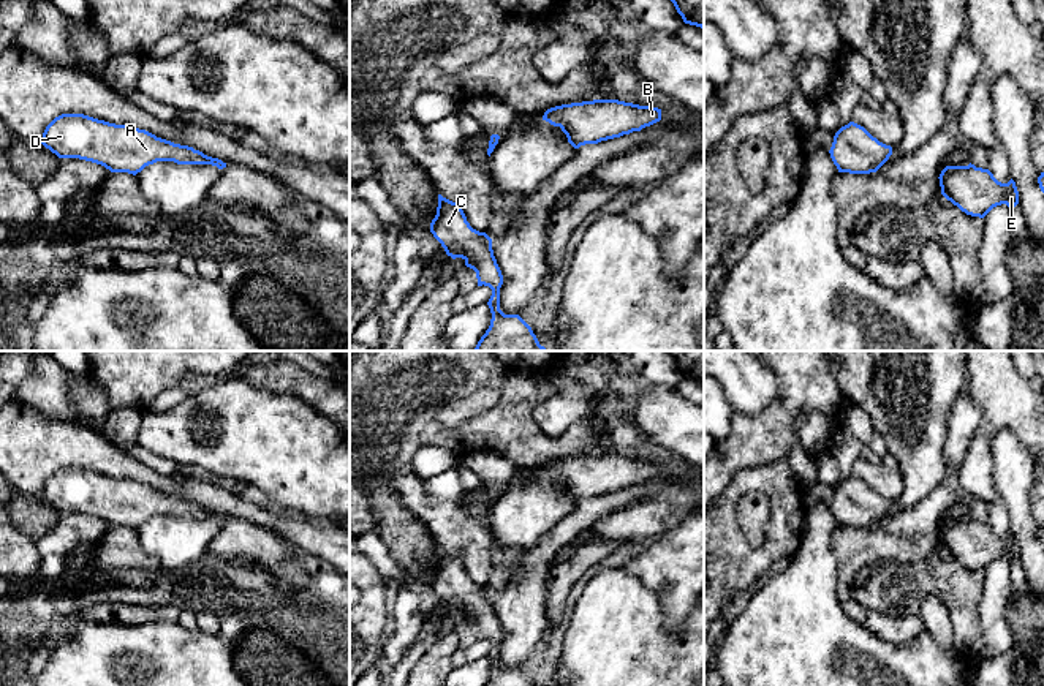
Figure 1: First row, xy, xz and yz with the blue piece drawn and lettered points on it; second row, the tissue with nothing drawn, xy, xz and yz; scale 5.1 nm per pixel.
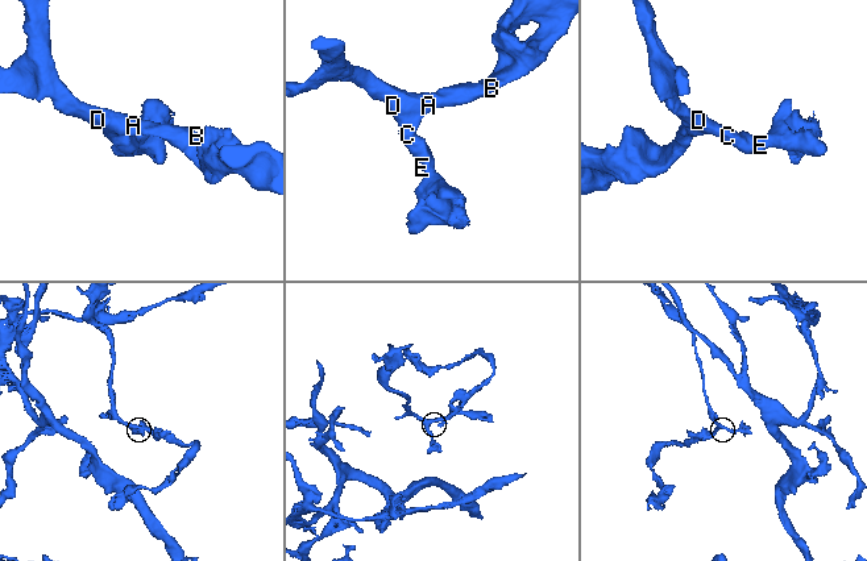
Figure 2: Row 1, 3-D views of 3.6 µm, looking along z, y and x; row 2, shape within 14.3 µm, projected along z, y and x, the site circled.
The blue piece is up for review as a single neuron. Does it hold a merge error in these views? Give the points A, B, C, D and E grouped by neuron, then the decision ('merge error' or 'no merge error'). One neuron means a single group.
A B C D E; no merge error

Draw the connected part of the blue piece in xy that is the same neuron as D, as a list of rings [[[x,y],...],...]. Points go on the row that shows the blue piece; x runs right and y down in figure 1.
[[[84,114],[55,117],[46,126],[41,144],[59,158],[79,158],[101,164],[111,172],[133,175],[157,161],[226,168],[221,160],[193,147],[174,144],[136,126],[115,125]]]

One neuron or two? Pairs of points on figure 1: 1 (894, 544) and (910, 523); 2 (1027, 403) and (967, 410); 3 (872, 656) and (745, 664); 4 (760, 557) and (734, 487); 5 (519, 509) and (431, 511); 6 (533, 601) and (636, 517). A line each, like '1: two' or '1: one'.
1: two
2: two
3: one
4: one
5: two
6: two

